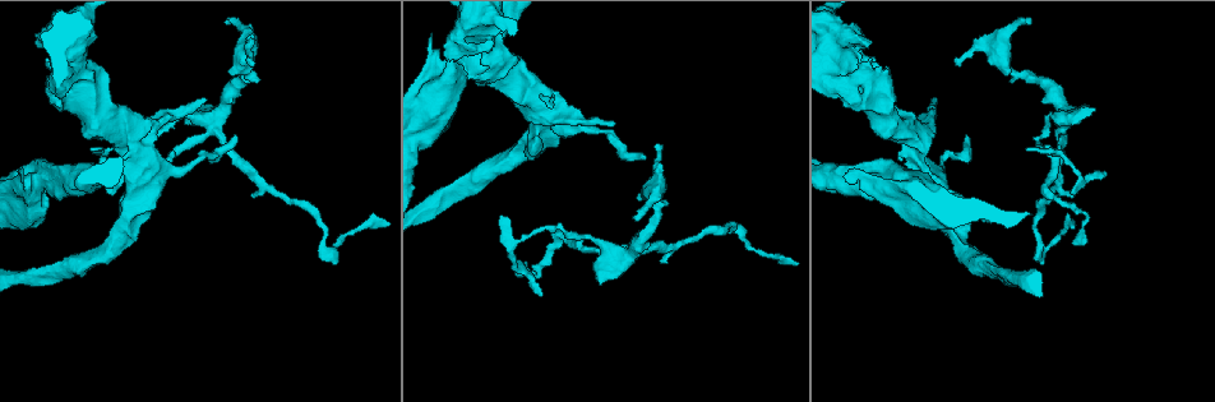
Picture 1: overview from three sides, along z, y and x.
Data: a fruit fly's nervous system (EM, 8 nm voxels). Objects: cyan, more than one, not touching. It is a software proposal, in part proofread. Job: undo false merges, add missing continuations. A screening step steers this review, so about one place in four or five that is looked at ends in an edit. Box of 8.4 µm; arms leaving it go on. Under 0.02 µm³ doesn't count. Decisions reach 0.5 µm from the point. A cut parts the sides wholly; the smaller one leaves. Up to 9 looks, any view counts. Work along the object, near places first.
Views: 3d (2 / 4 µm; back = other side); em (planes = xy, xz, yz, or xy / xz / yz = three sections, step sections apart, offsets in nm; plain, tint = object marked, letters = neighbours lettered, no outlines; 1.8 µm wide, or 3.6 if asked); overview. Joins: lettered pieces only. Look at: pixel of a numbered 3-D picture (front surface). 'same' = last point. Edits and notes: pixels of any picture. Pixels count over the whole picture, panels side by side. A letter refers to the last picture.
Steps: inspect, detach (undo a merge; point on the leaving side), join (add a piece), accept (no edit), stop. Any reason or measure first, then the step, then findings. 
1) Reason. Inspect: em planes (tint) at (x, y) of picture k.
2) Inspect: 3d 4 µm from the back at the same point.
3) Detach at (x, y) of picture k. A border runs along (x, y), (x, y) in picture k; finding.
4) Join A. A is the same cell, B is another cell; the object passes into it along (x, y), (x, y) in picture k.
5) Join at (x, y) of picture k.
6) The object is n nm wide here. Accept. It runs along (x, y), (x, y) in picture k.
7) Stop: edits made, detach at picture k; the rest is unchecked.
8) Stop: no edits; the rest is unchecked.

Inspect: em 3.6 µm planes (letters) at (557, 144) of picture 1.

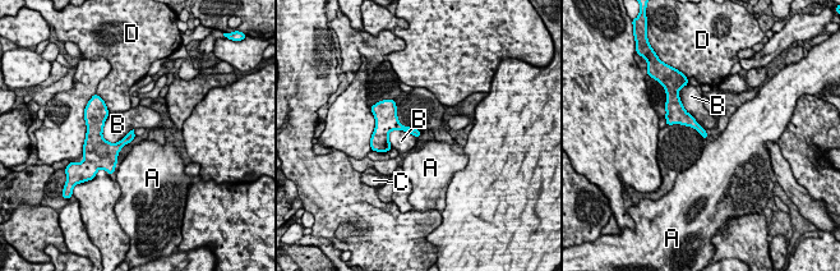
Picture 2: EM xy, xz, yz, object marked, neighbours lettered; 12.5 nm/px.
The longest contact is with B, 420 nm. Accept. A, B, C and D are other cells; no lettered piece goes on from it.

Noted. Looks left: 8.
Thick turns thin. Inspect: 3d 2 µm at (912, 138) of picture 1.

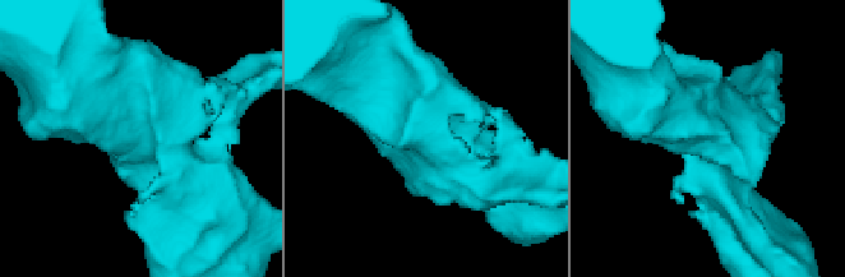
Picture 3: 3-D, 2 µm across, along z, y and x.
4 arms meet here. Inspect: em planes (letters) at (710, 138) of picture 3.

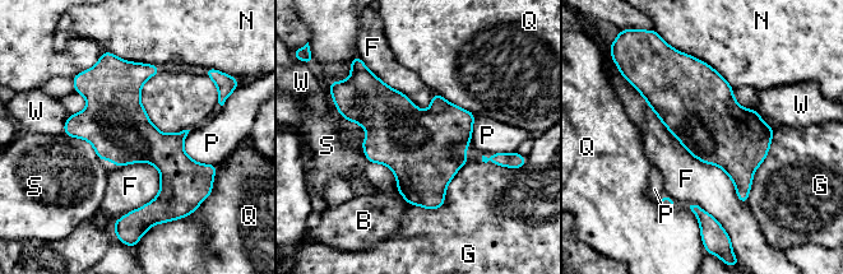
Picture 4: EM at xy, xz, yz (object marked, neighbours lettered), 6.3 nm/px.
The object is 400 nm wide here. Accept. B, F, G, N, P, Q, S and W are other cells; a border runs along (633, 86), (746, 204) in picture 4; continuous, no second neuron.

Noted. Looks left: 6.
Thin end. Inspect: em xz step 8 (tint) at (234, 134) of picture 1.

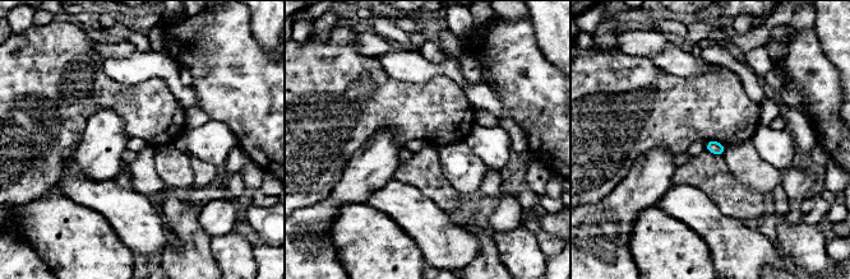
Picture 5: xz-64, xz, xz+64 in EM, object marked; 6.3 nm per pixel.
Inspect: em planes (letters) at the same point.

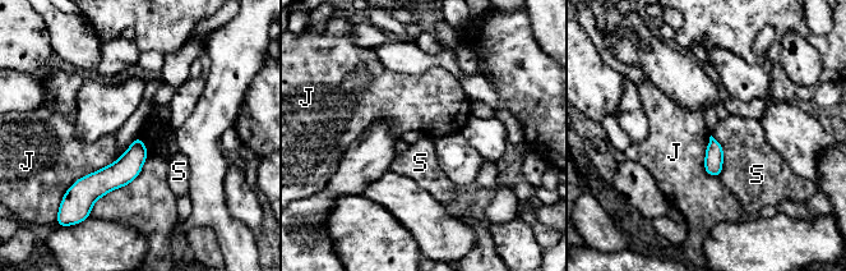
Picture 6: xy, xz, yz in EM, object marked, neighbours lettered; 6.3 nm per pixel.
The object is 110 nm wide here. Accept. J and S are other cells; a border runs along (139, 136), (142, 170), (98, 198) in picture 6; none of them fits.

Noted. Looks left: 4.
Branch stops here. Inspect: 3d 2 µm at (867, 45) of picture 1.

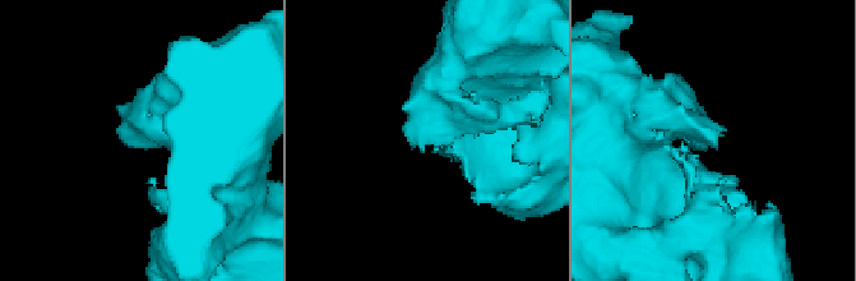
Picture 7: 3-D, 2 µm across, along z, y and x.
Inspect: em yz step 4 (letters) at (422, 138) of picture 7.

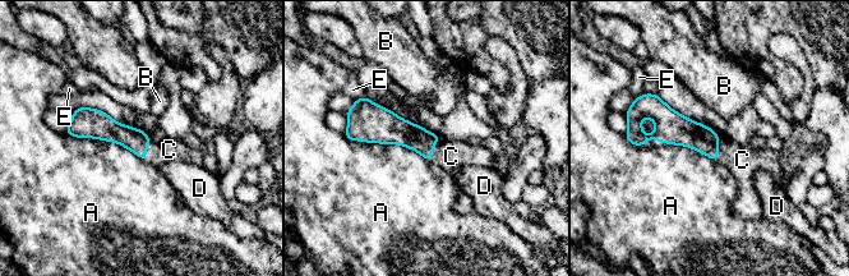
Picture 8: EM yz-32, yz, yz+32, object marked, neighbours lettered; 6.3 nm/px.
Join C. C is the same cell, A, B, D and E are other cells; it goes on there.

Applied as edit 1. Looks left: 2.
Stop: edits made, join at picture 8; the rest is unchecked.

